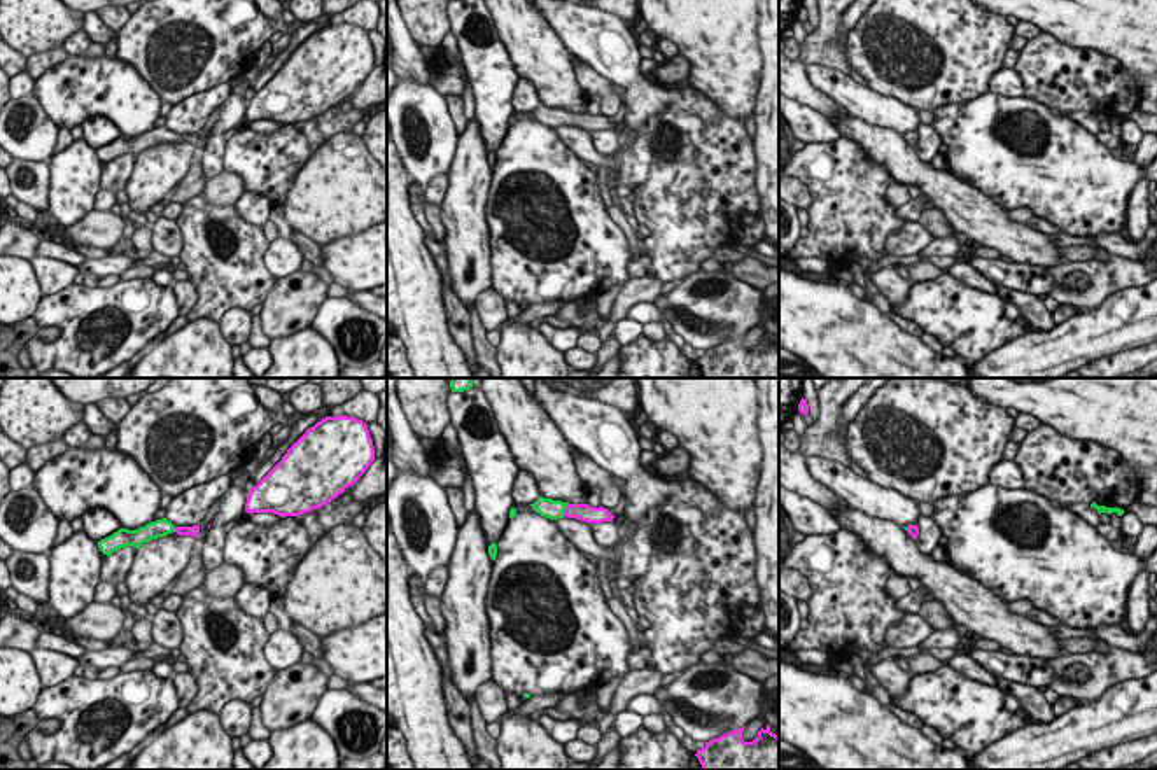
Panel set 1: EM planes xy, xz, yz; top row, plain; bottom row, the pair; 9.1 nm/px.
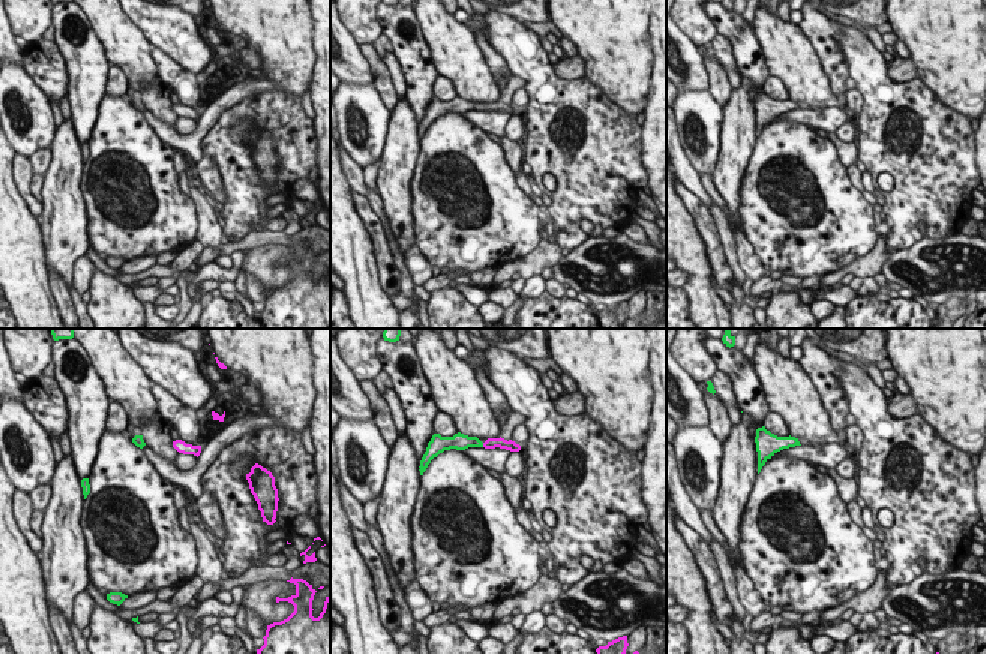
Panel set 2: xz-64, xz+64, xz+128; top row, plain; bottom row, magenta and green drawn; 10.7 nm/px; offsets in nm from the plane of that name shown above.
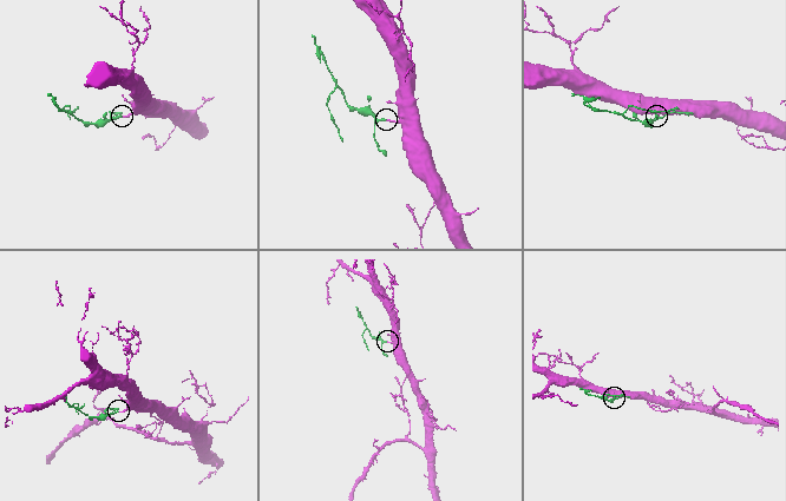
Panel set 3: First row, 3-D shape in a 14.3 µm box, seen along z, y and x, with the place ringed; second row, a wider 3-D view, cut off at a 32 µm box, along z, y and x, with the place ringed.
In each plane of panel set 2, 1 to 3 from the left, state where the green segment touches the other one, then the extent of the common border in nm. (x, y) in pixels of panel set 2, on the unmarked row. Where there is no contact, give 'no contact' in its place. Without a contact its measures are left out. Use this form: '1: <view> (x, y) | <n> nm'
1: no contact
2: xz+64 (483, 108) | 50 nm
3: no contact

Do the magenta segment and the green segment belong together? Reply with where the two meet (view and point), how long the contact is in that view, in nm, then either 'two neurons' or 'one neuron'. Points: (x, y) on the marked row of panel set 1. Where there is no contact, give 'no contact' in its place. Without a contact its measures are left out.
xz (564, 511) | 140 nm | one neuron

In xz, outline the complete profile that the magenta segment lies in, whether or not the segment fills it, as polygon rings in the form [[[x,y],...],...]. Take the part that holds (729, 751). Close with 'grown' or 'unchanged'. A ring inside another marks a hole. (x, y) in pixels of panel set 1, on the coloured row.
[[[770,726],[761,728],[753,742],[742,740],[742,730],[705,742],[695,754],[702,770],[779,770],[779,737]]]; unchanged

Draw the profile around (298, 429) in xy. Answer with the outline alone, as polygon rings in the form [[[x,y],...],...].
[[[322,406],[319,411],[312,415],[301,416],[289,430],[287,439],[273,452],[273,455],[261,464],[261,467],[250,474],[250,480],[254,481],[254,486],[282,460],[282,457],[287,453],[287,450],[317,422],[329,416],[333,408]]]

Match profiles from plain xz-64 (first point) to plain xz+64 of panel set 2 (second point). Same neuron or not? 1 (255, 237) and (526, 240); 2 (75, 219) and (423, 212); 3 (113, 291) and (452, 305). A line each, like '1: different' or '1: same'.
1: different
2: different
3: same

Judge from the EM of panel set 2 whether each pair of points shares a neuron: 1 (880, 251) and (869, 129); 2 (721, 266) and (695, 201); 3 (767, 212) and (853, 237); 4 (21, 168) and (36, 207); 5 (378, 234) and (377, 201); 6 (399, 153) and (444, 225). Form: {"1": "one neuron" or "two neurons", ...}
{"1": "two neurons", "2": "one neuron", "3": "one neuron", "4": "one neuron", "5": "two neurons", "6": "two neurons"}

